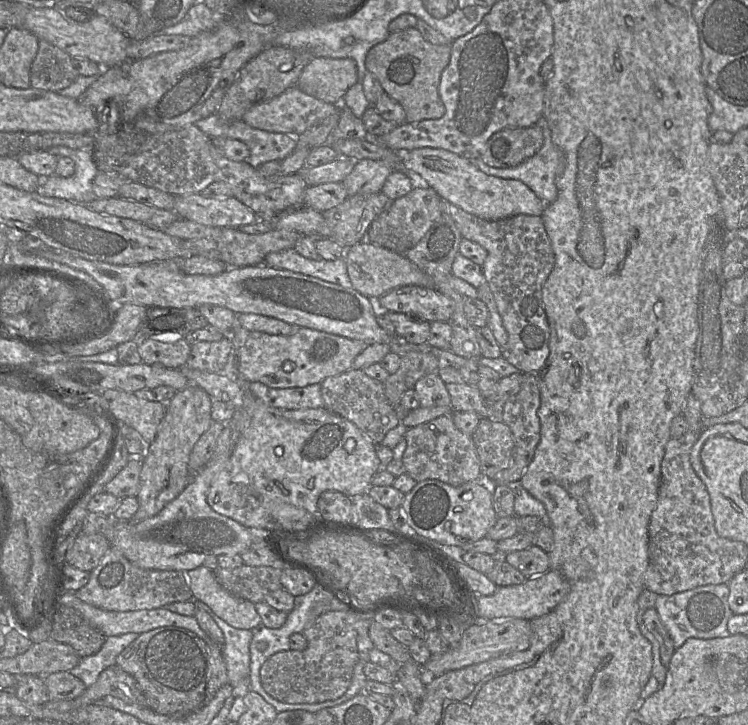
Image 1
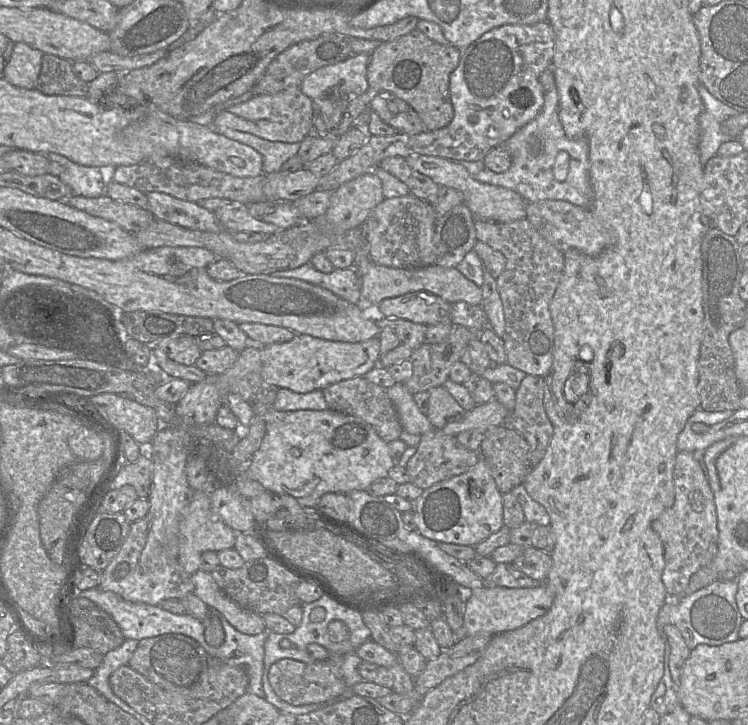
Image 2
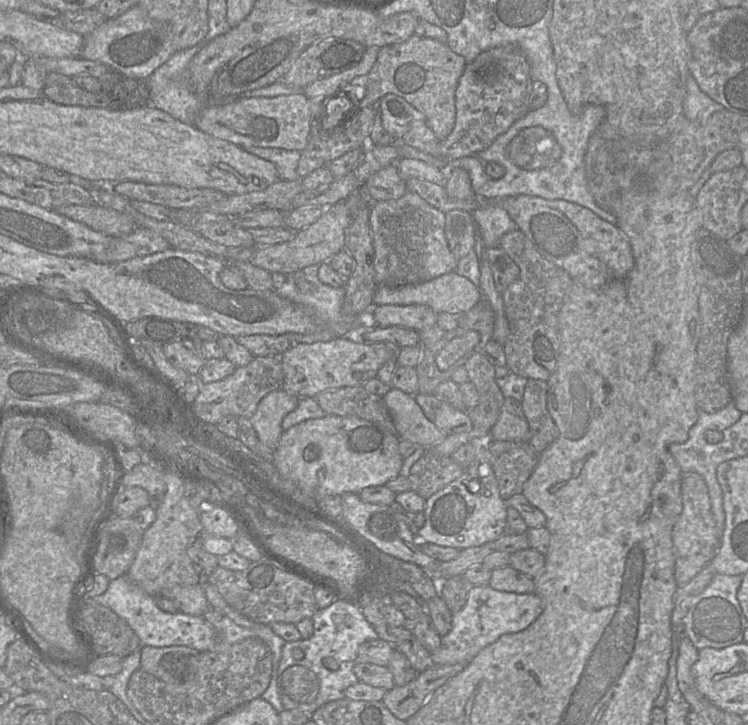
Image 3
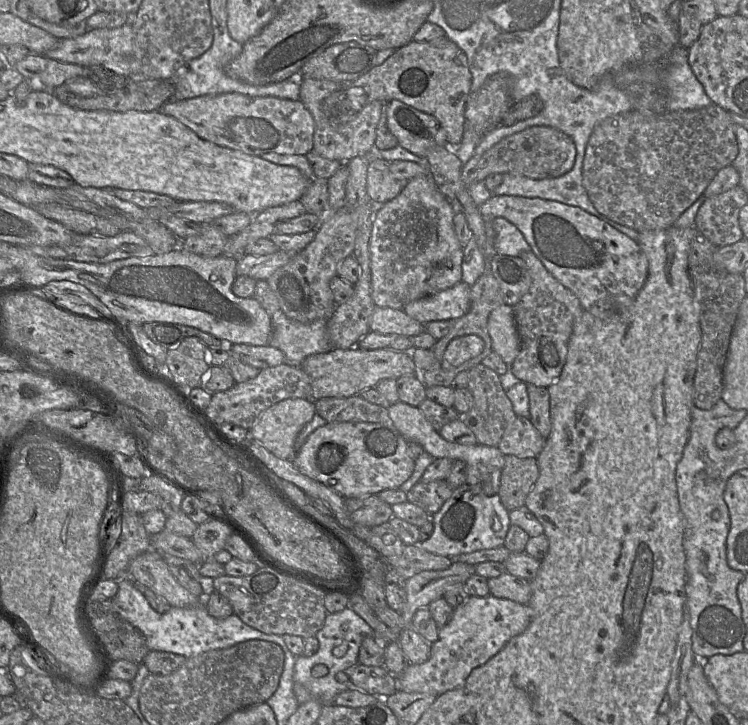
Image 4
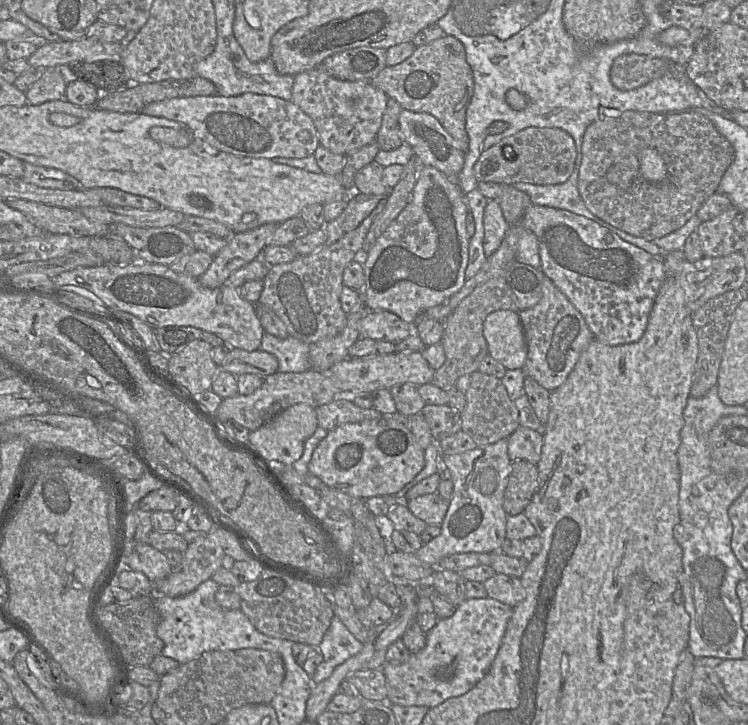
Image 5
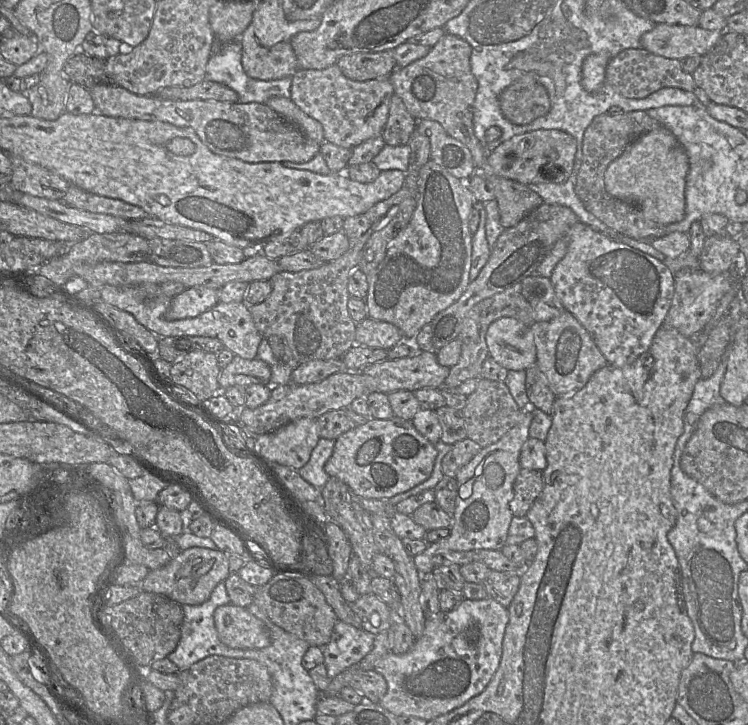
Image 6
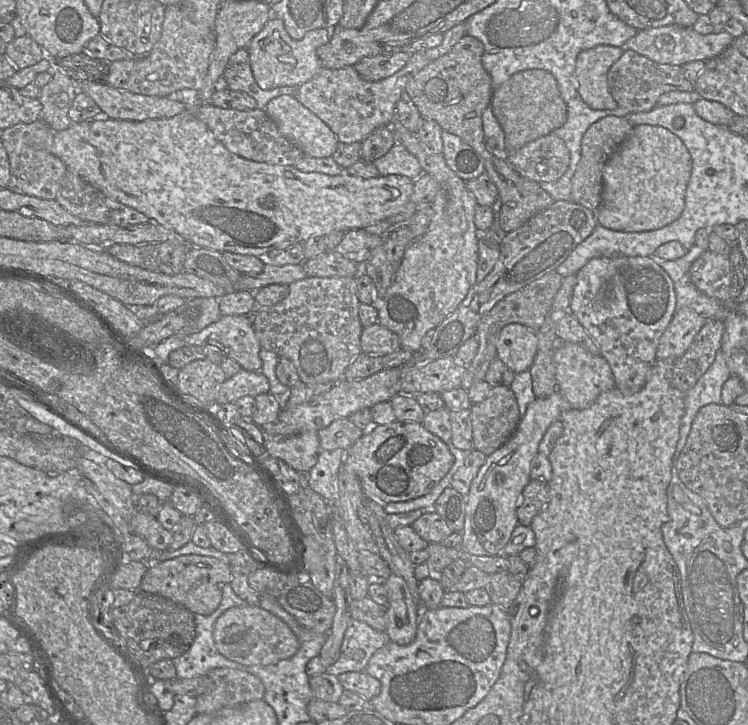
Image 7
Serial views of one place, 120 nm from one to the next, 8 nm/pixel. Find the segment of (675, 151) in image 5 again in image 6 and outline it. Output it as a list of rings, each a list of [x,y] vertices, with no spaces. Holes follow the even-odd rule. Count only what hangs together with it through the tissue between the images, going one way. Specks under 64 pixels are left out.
[[[613,106],[605,113],[596,116],[587,126],[582,142],[582,162],[577,174],[575,191],[587,211],[616,232],[635,240],[650,240],[666,235],[666,226],[645,217],[636,205],[611,196],[605,187],[604,174],[615,159],[641,135],[660,127],[661,124],[646,111],[624,112]]]

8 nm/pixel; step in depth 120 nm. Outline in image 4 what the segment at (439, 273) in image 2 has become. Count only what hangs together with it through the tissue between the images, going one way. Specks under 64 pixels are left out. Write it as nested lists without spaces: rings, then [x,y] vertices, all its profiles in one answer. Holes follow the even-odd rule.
[[[460,281],[448,289],[408,303],[404,312],[423,325],[434,320],[455,320],[469,311],[470,292],[471,286]]]

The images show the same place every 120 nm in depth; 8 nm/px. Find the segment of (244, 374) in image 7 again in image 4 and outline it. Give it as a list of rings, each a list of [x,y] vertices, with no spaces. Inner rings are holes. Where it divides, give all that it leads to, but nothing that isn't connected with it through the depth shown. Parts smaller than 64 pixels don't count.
[[[234,344],[230,346],[230,354],[258,370],[275,367],[285,362],[283,352],[270,345]]]

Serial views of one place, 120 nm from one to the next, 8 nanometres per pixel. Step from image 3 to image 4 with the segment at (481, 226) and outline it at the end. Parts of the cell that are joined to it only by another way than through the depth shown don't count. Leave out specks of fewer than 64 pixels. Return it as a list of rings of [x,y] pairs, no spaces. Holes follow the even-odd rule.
[[[503,217],[492,220],[495,231],[494,249],[496,253],[507,256],[518,256],[531,250],[522,232],[510,221]]]

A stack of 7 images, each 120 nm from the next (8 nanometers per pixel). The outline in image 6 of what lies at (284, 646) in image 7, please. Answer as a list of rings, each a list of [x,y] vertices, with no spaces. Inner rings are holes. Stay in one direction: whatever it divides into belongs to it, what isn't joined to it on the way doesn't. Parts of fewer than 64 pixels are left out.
[[[227,604],[214,612],[214,623],[222,643],[230,648],[260,649],[270,645],[270,633],[263,621],[247,608]]]

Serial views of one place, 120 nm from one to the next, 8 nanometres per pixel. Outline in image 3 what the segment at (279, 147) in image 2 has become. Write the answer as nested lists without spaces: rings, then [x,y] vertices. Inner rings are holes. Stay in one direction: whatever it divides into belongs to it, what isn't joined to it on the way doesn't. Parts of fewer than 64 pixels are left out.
[[[244,146],[241,148],[274,163],[280,179],[301,180],[297,174],[297,165],[302,151],[257,146]]]

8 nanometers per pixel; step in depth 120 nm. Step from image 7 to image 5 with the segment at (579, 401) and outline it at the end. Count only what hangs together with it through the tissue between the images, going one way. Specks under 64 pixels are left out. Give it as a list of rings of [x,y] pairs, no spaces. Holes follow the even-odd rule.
[[[546,276],[541,300],[518,314],[527,343],[527,357],[522,370],[525,376],[532,377],[551,392],[567,380],[581,353],[595,337],[582,314]]]

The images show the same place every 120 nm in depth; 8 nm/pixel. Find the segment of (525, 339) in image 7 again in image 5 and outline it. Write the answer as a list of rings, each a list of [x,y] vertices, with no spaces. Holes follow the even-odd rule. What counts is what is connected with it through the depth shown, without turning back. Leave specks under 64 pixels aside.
[[[496,310],[483,323],[488,354],[506,369],[522,369],[527,357],[527,343],[518,312]]]

